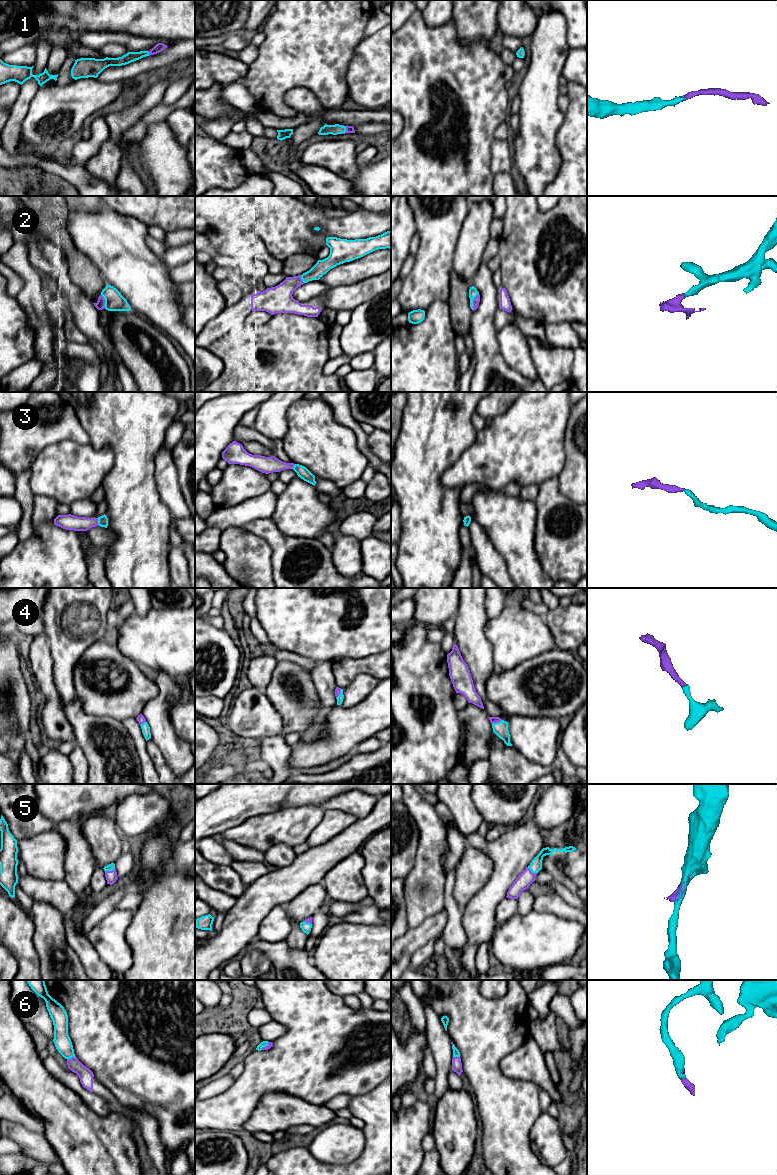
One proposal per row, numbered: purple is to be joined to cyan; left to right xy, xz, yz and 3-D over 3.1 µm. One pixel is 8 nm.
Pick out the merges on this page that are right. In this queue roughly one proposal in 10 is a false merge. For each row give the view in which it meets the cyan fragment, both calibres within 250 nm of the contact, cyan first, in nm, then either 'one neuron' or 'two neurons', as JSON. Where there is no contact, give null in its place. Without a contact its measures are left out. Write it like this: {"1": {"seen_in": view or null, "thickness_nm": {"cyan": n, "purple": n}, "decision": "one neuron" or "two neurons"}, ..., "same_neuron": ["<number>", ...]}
{"1": {"seen_in": "xz", "thickness_nm": {"cyan": 80, "purple": 60}, "decision": "one neuron"}, "2": {"seen_in": "yz", "thickness_nm": {"cyan": 70, "purple": 50}, "decision": "one neuron"}, "3": {"seen_in": "xy", "thickness_nm": {"cyan": 80, "purple": 130}, "decision": "one neuron"}, "4": {"seen_in": "yz", "thickness_nm": {"cyan": 110, "purple": 50}, "decision": "one neuron"}, "5": {"seen_in": "yz", "thickness_nm": {"cyan": 100, "purple": 120}, "decision": "one neuron"}, "6": {"seen_in": "xy", "thickness_nm": {"cyan": 140, "purple": 110}, "decision": "one neuron"}, "same_neuron": ["1", "2", "3", "4", "5", "6"]}

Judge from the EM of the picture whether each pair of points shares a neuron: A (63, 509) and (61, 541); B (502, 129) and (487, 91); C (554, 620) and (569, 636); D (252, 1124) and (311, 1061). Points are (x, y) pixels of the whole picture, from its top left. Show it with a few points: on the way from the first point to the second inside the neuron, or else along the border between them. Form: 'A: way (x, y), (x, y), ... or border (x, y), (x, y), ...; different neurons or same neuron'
A: border (59, 504), (56, 508), (57, 515); different neurons
B: border (503, 121), (496, 128), (494, 137); different neurons
C: way (558, 624), (566, 632); same neuron
D: border (303, 1100), (281, 1093), (266, 1093), (259, 1102); different neurons

